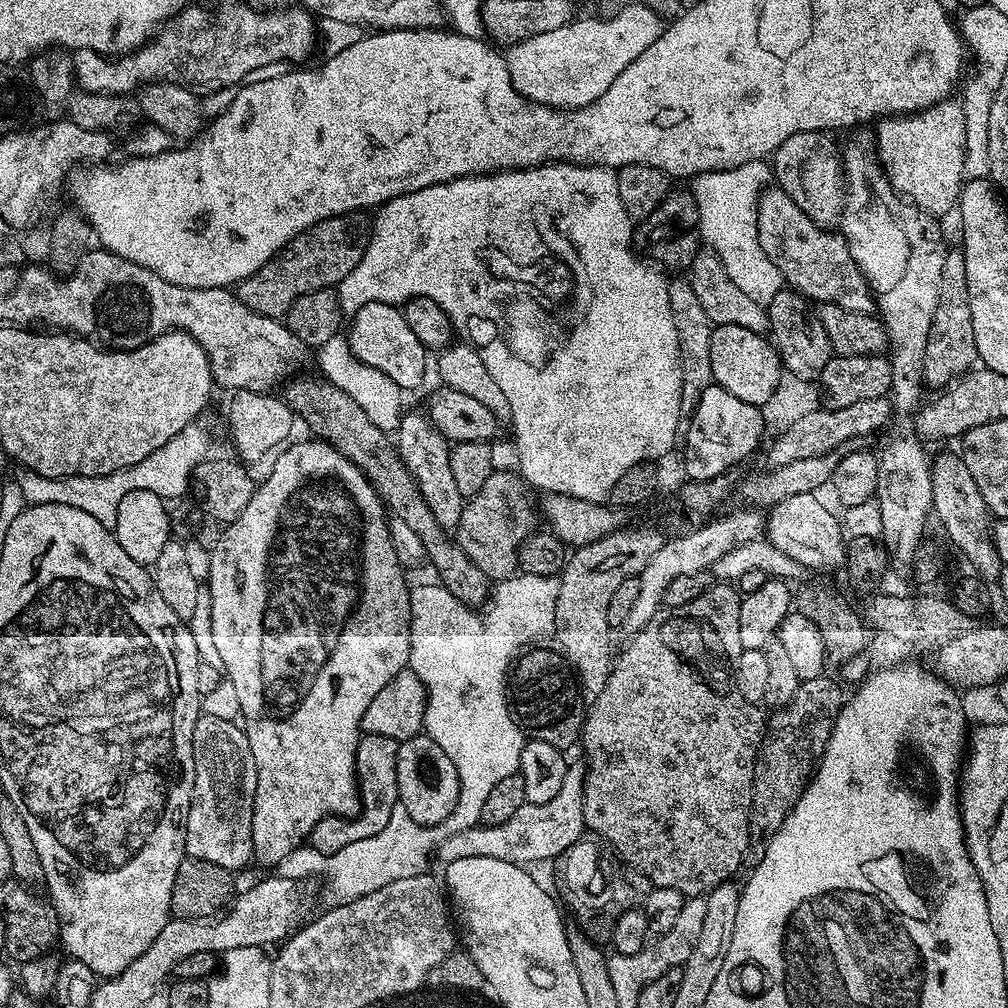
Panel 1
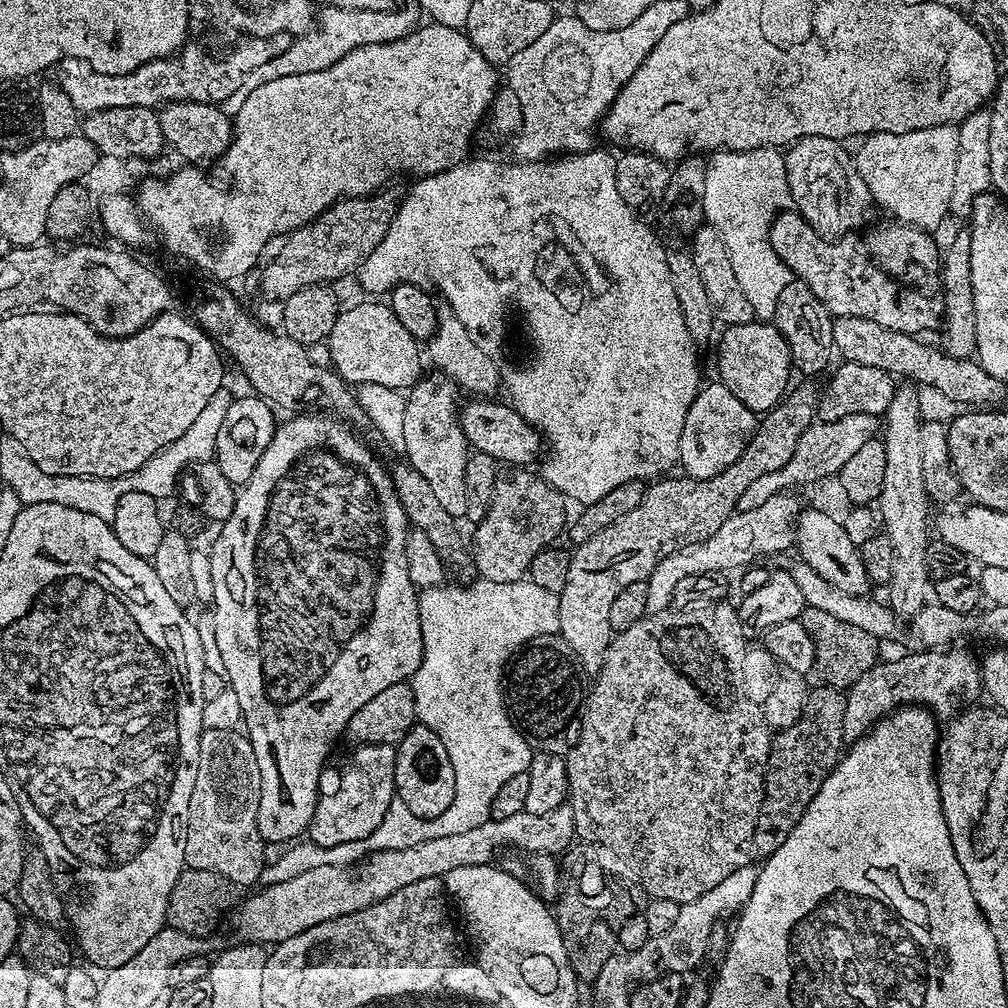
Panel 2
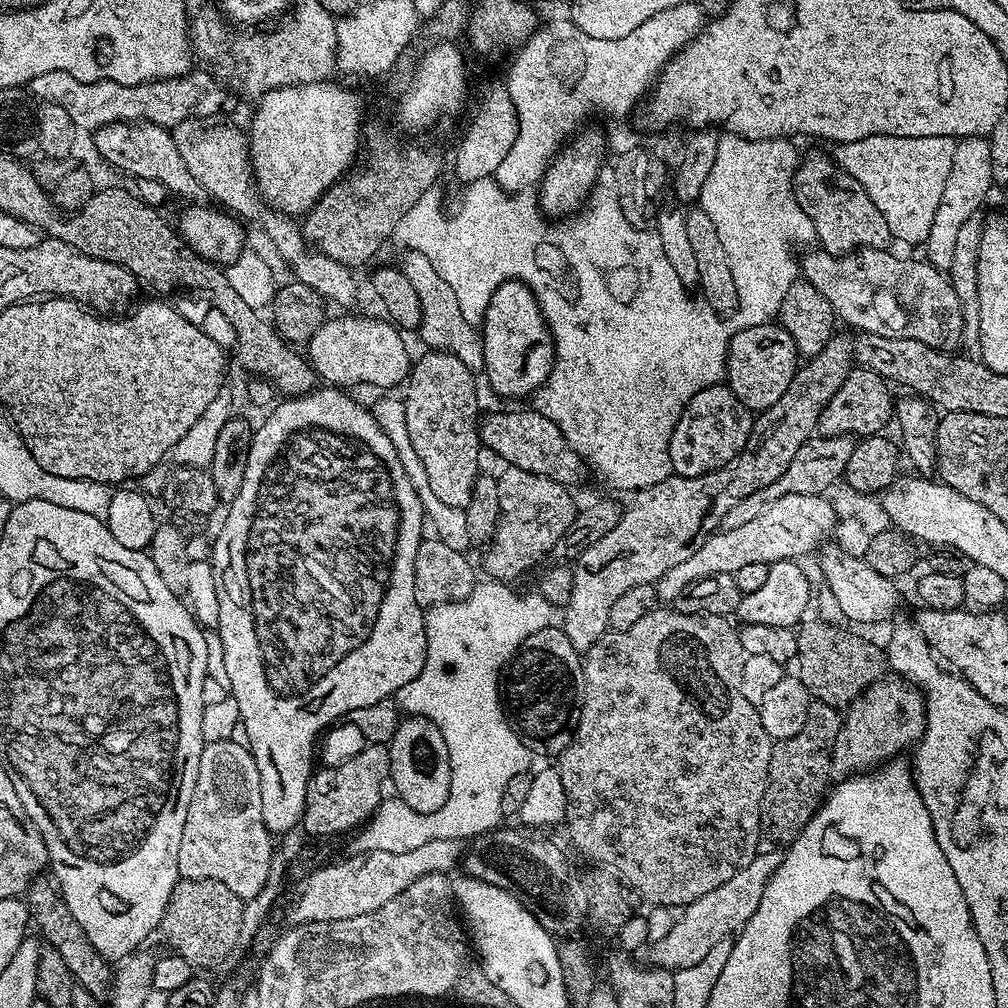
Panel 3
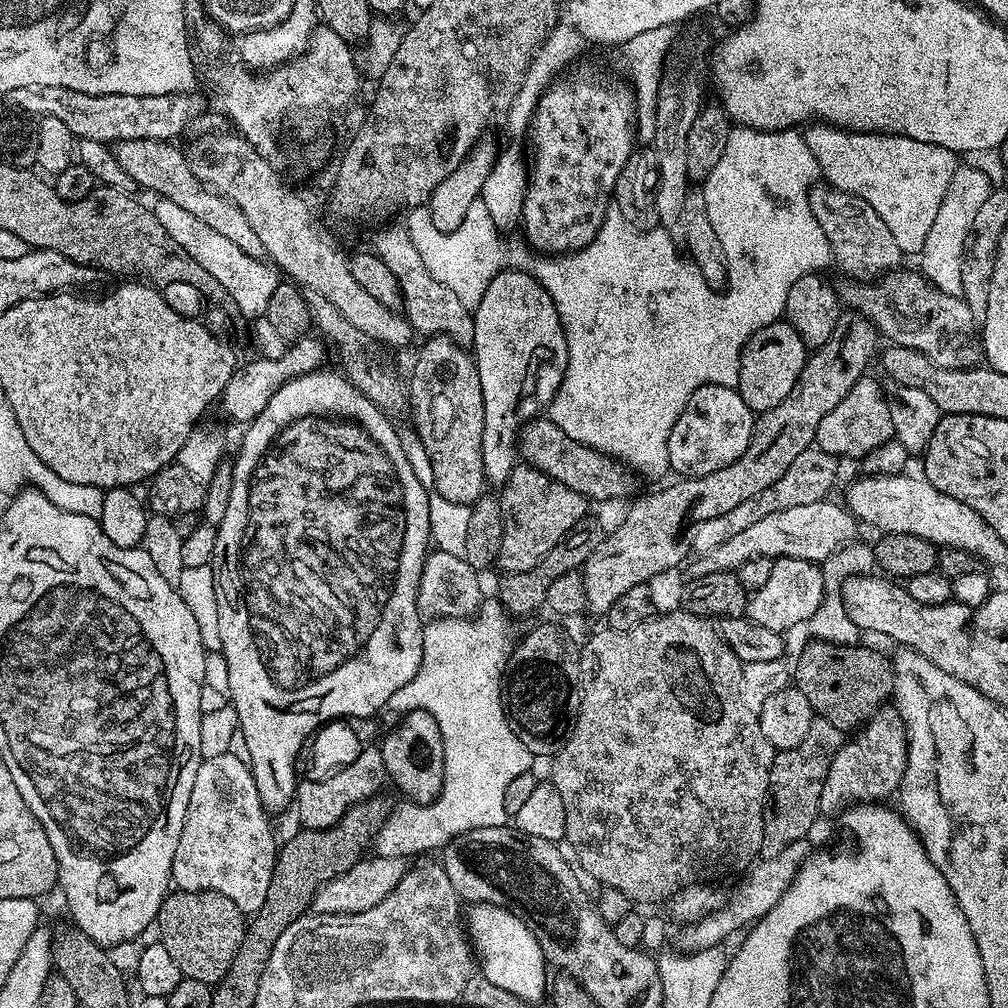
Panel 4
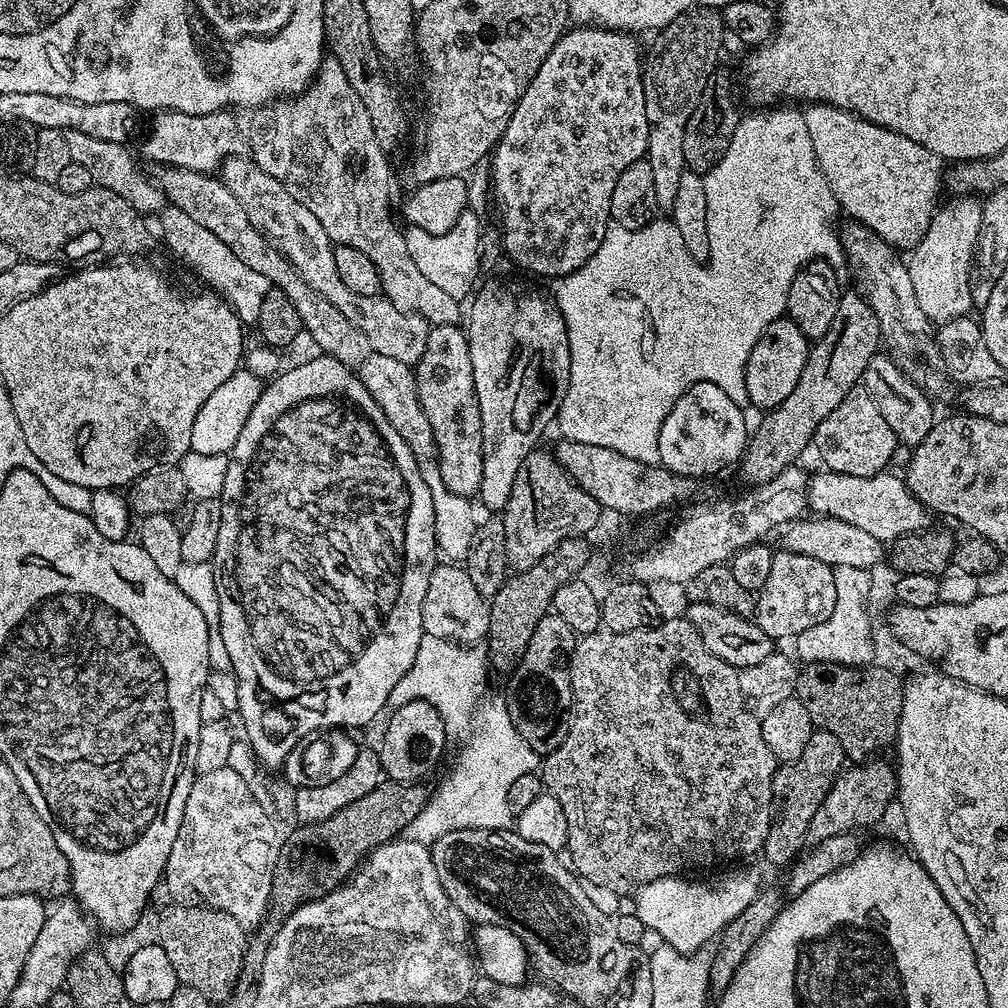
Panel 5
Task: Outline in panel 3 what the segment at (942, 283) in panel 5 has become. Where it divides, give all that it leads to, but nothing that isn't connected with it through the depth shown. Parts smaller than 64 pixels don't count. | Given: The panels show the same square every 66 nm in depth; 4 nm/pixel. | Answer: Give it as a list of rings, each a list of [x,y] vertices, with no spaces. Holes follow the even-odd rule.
[[[983,136],[957,139],[954,162],[950,166],[950,178],[946,178],[946,190],[942,190],[942,202],[938,202],[938,214],[934,214],[934,226],[926,241],[927,263],[941,270],[948,269],[950,262],[954,262],[954,241],[958,238],[958,226],[963,226],[966,218],[981,211],[980,203],[993,188],[991,143]]]

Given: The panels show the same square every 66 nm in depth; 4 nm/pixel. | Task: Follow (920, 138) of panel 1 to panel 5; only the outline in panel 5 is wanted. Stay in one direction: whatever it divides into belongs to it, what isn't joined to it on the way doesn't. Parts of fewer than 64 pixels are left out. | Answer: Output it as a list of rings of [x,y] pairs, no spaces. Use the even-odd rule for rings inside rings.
[[[808,104],[803,109],[806,118],[806,131],[810,133],[810,143],[814,145],[814,158],[834,194],[837,205],[849,212],[857,224],[865,224],[871,232],[878,234],[884,241],[897,250],[911,250],[921,243],[926,230],[937,211],[936,195],[946,180],[946,164],[938,154],[910,142],[897,132],[886,130],[877,124],[855,116],[841,108],[829,104]]]

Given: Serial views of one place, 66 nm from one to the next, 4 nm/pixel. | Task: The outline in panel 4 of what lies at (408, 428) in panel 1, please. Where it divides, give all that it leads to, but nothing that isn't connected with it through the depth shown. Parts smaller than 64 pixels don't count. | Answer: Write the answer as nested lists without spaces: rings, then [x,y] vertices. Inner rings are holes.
[[[437,334],[423,341],[412,377],[406,380],[406,404],[412,408],[415,439],[422,442],[434,468],[434,486],[450,502],[476,503],[485,495],[482,466],[484,407],[476,361],[471,351],[458,346],[449,336]]]

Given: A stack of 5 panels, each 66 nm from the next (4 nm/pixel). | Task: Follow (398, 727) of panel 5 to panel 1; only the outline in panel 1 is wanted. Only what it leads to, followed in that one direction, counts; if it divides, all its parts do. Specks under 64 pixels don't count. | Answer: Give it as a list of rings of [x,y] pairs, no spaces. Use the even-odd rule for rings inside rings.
[[[421,734],[401,743],[398,750],[399,807],[410,814],[416,823],[432,825],[440,823],[454,810],[460,797],[458,770],[452,758],[427,734]]]

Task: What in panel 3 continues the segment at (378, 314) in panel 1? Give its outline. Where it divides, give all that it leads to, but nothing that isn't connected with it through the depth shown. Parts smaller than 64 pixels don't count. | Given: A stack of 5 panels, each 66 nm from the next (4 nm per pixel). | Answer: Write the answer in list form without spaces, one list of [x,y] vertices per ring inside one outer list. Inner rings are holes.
[[[366,316],[325,319],[306,345],[306,358],[317,377],[327,385],[339,388],[351,388],[356,384],[378,388],[403,385],[411,372],[412,357],[402,338],[403,333],[391,321],[379,319],[370,320]]]

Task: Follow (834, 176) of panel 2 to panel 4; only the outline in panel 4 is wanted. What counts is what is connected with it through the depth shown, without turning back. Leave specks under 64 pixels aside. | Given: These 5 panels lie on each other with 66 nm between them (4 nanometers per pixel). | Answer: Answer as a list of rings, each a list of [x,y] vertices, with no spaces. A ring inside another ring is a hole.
[[[824,182],[808,191],[808,201],[814,218],[818,218],[818,226],[822,226],[822,234],[826,234],[837,269],[853,272],[856,278],[876,278],[901,267],[902,253],[898,242],[894,242],[894,234],[890,234],[886,222],[874,214],[869,204]]]

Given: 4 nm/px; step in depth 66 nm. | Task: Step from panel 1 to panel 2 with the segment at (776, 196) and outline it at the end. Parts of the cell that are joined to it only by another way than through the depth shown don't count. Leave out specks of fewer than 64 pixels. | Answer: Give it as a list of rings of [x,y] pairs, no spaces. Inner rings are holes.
[[[780,210],[766,228],[767,247],[791,270],[795,279],[806,282],[833,317],[870,318],[886,330],[898,330],[908,336],[939,329],[944,318],[944,297],[932,292],[900,288],[883,268],[874,267],[867,251],[852,238],[825,238],[818,235],[795,210]],[[773,219],[773,220],[772,220]],[[873,268],[873,272],[868,272]],[[896,283],[896,284],[895,284]],[[936,295],[936,296],[935,296]]]

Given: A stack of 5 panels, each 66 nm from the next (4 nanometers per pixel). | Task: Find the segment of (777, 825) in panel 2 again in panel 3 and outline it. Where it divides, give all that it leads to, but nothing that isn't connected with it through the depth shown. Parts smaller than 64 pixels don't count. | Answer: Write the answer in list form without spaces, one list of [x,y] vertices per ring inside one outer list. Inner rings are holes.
[[[819,702],[809,703],[808,717],[802,726],[802,730],[798,730],[798,734],[794,734],[792,738],[773,743],[772,757],[768,767],[768,781],[766,782],[764,797],[760,803],[760,830],[767,839],[769,836],[776,843],[773,845],[787,846],[791,844],[796,835],[808,825],[816,809],[820,807],[826,795],[826,789],[829,787],[828,780],[830,781],[832,770],[834,738],[838,738],[841,719],[841,709],[832,708],[829,704],[821,704]]]

